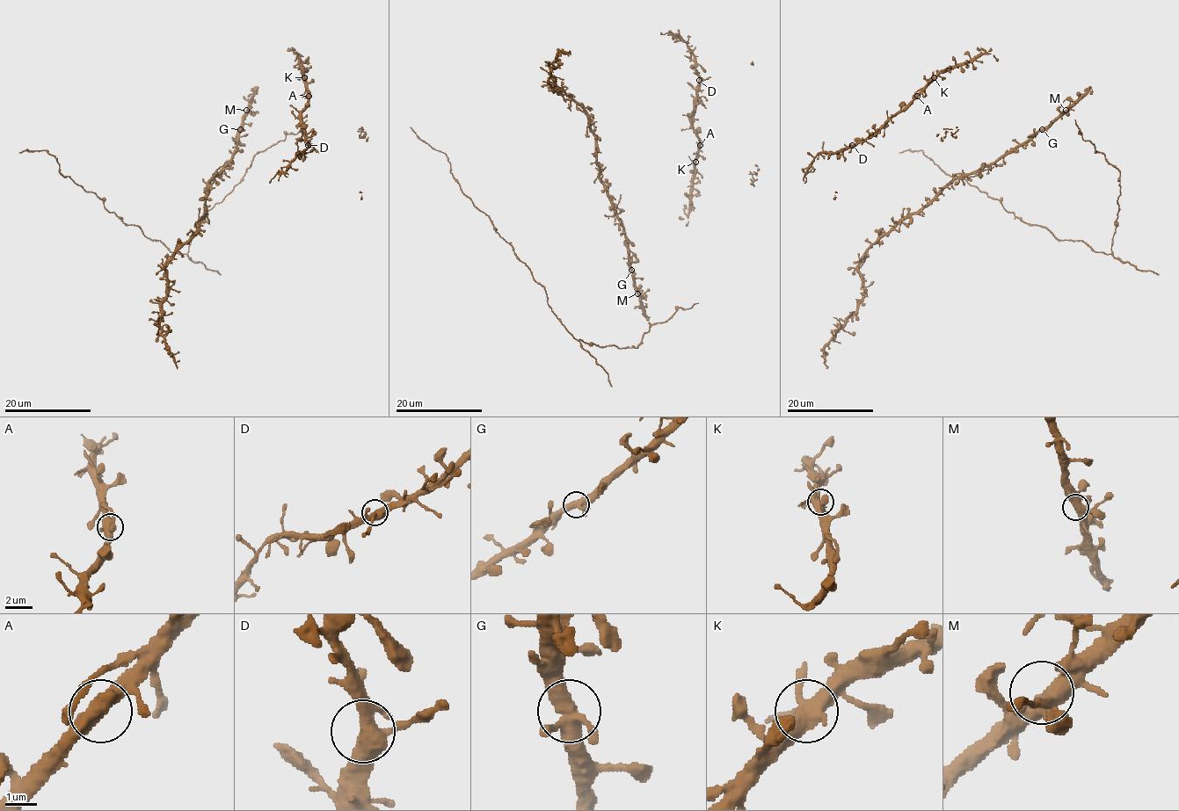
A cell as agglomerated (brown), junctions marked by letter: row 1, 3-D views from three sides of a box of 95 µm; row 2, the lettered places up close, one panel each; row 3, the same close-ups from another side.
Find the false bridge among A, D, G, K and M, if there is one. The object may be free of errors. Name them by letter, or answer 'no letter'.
no letter

